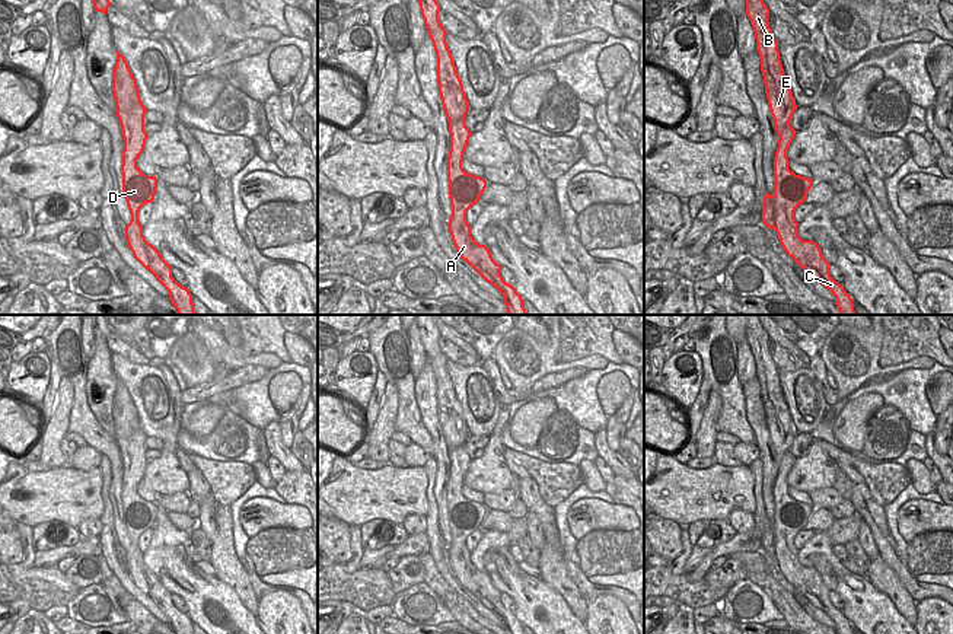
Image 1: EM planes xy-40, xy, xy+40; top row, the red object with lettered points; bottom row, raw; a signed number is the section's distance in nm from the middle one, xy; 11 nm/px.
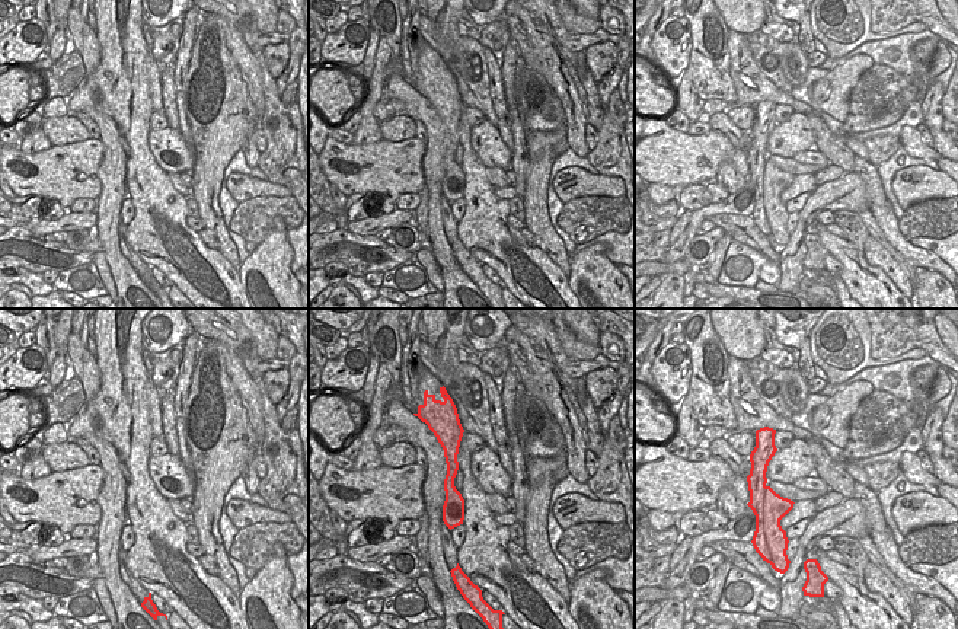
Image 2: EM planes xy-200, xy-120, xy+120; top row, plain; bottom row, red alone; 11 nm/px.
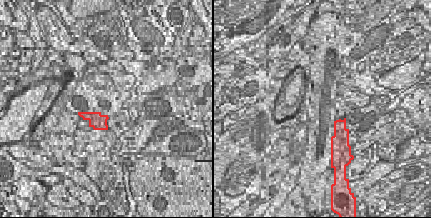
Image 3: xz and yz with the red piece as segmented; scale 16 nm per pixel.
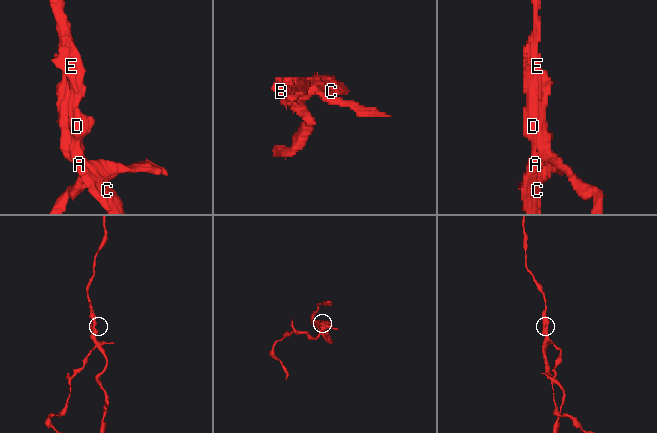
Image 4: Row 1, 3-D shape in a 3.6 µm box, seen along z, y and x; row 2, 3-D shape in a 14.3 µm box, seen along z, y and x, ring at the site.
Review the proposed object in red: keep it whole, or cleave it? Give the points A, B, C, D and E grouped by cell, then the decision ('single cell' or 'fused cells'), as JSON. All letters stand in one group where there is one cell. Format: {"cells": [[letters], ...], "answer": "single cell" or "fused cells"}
{"cells": [["A", "C", "D"], ["B", "E"]], "answer": "fused cells"}

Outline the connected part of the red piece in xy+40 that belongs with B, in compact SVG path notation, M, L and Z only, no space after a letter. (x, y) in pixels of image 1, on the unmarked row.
M746 315L746 341L755 359L756 377L761 386L761 398L765 399L771 386L774 385L772 380L778 375L778 367L769 354L769 335L764 329L756 315Z

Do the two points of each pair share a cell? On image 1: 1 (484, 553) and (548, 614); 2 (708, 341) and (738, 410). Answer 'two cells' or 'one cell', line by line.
1: one cell
2: one cell

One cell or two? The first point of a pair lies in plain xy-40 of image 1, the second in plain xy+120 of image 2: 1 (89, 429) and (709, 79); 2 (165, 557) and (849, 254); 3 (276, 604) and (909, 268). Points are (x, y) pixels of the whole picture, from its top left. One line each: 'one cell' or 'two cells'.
1: one cell
2: one cell
3: two cells

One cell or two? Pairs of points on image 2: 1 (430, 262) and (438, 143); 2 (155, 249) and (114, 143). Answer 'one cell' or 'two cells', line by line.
1: two cells
2: two cells

